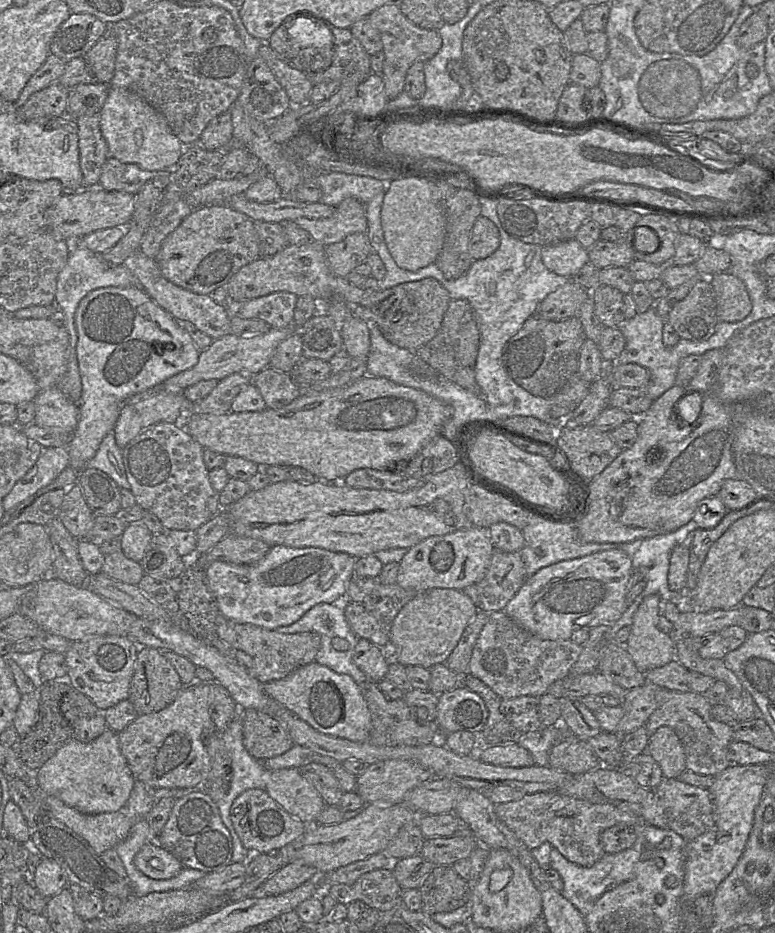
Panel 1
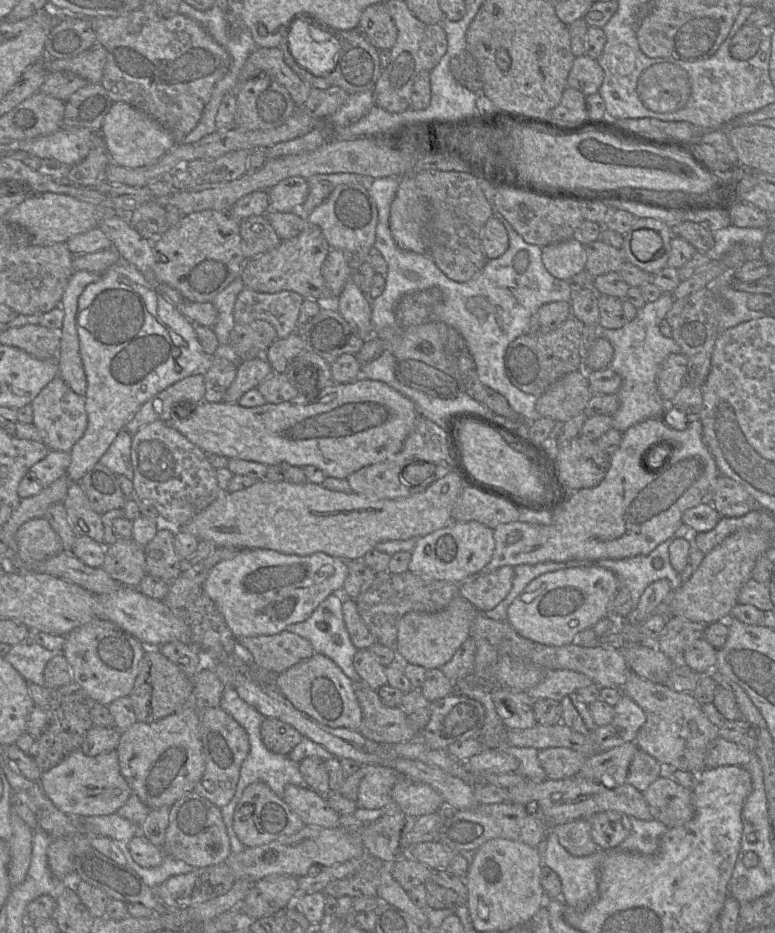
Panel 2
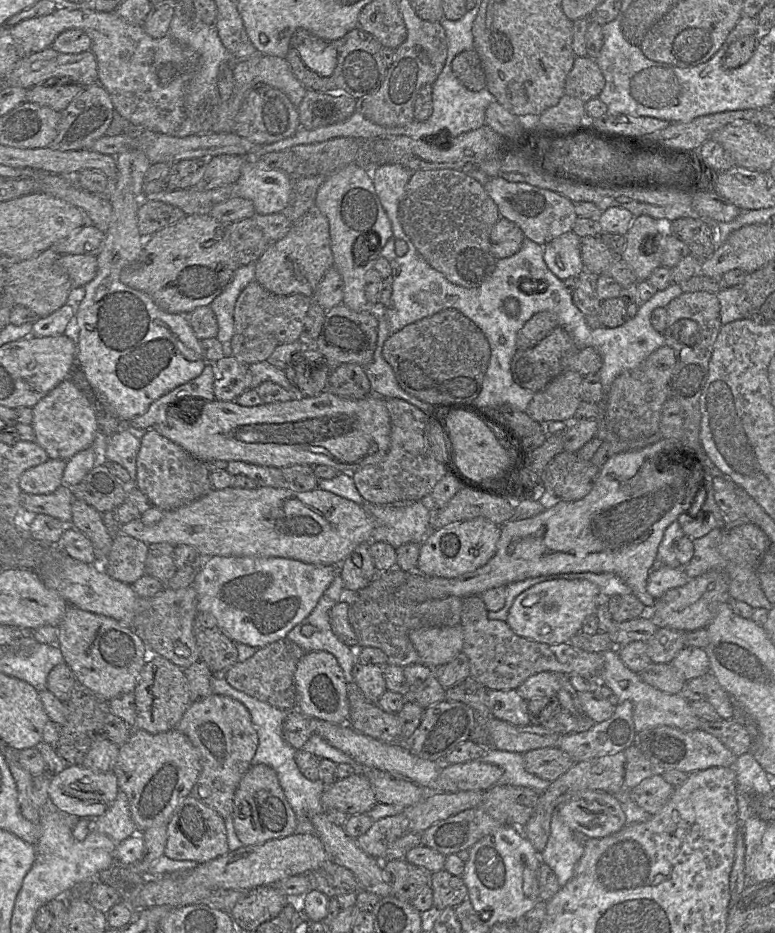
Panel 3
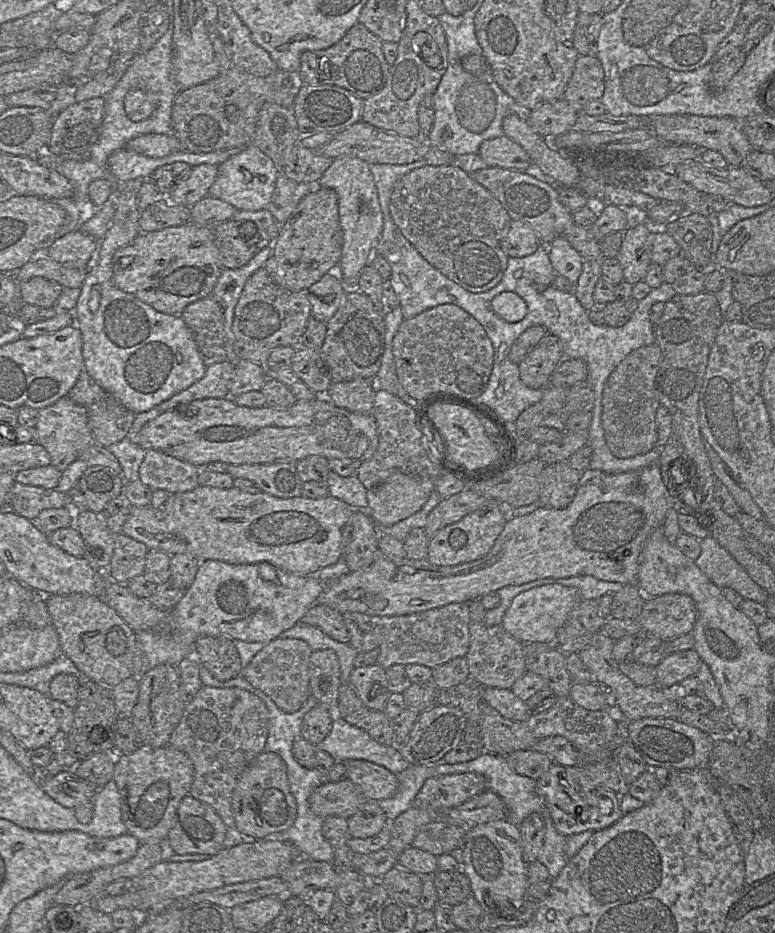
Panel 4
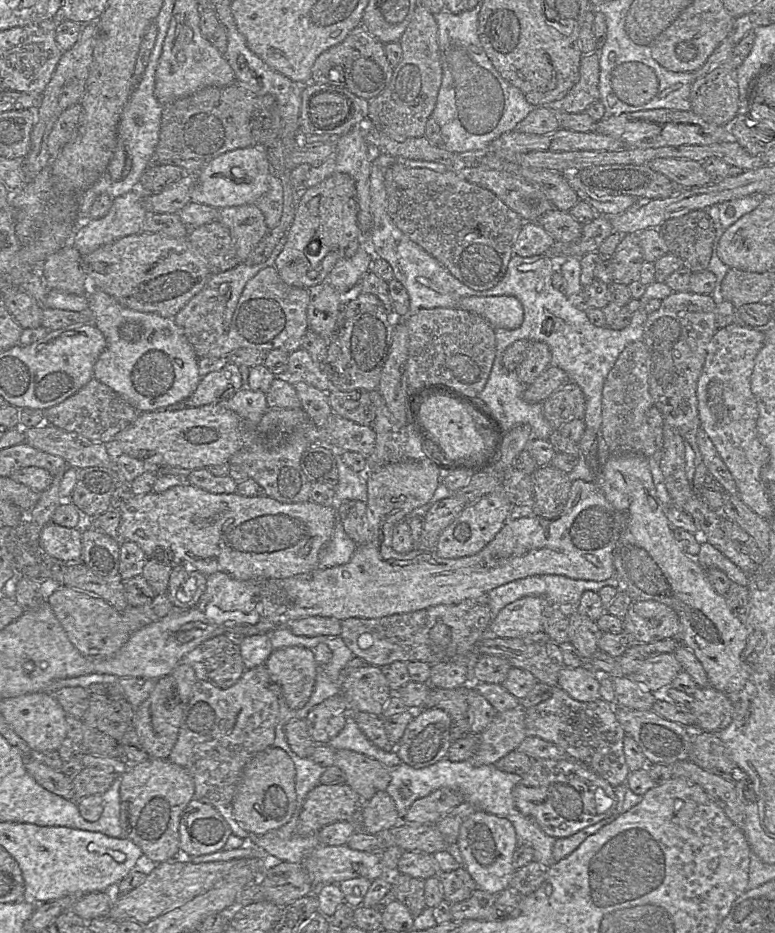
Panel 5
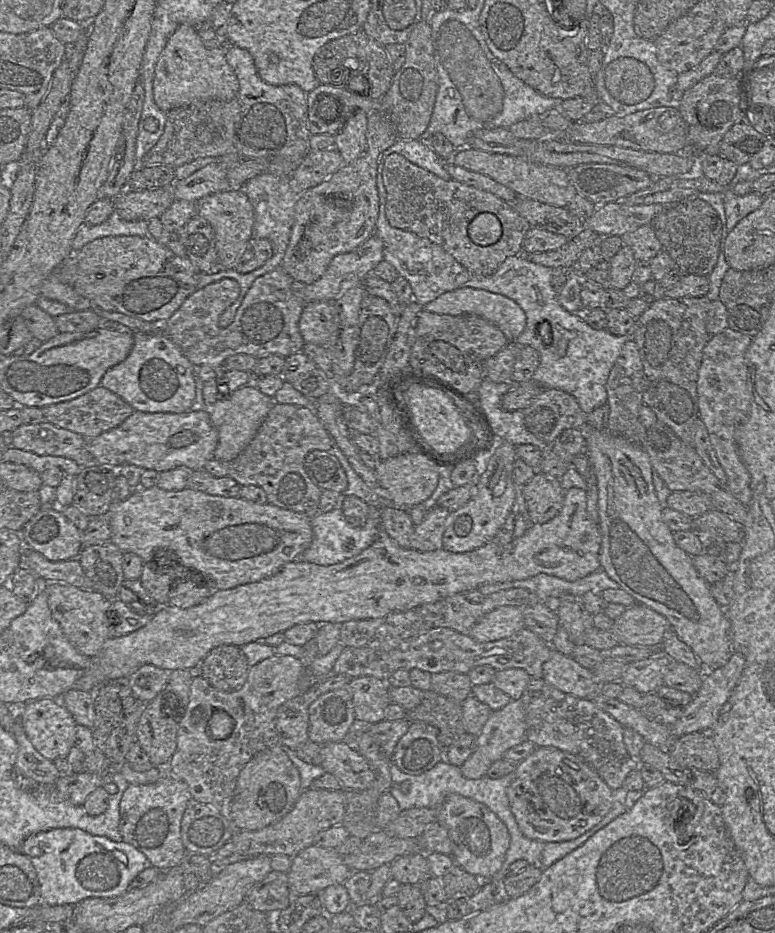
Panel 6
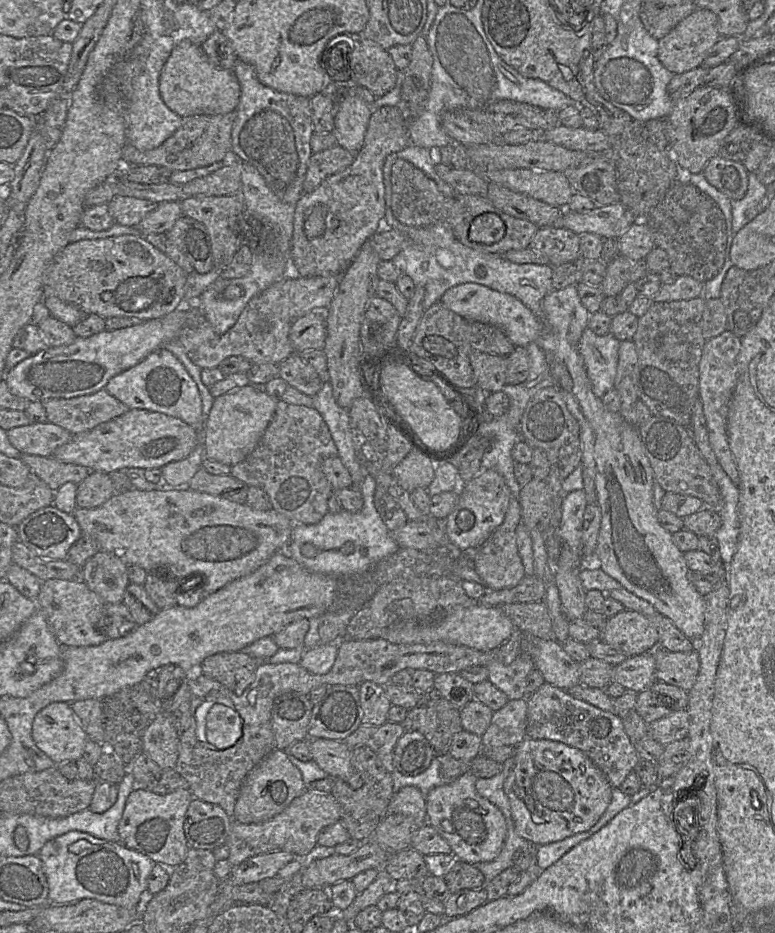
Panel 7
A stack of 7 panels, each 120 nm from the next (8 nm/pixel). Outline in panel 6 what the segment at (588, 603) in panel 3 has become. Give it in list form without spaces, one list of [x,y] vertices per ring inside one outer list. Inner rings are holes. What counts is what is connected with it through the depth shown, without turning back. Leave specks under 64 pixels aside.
[[[504,606],[480,619],[469,636],[480,642],[492,642],[508,638],[525,627],[524,607]]]

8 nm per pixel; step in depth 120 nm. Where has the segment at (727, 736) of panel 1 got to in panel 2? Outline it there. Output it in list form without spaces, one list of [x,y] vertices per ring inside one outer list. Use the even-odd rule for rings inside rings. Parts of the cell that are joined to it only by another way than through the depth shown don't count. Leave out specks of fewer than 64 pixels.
[[[632,671],[620,691],[634,700],[646,714],[646,722],[634,741],[639,749],[655,758],[666,771],[700,773],[707,769],[706,754],[711,741],[719,736],[719,727],[710,722],[702,705],[691,693],[676,692],[665,684],[644,679]]]

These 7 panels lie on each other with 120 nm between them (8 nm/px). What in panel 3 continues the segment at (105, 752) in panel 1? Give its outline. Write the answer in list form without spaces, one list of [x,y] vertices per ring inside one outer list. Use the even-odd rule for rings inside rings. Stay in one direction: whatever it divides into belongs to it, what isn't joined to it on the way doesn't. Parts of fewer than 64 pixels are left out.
[[[81,764],[68,765],[57,774],[51,774],[48,795],[59,811],[80,818],[95,819],[102,815],[114,802],[120,788],[113,771],[94,772]]]

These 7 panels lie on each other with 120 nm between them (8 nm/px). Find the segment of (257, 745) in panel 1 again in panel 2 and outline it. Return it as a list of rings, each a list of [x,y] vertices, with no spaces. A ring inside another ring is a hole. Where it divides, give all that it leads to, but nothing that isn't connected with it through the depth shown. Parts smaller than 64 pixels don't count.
[[[265,717],[260,729],[266,748],[277,754],[289,755],[303,736],[293,726],[276,718]]]

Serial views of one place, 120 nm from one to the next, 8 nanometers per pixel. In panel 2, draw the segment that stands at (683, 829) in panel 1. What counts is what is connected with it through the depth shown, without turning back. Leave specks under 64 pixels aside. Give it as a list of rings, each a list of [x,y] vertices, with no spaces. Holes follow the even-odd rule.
[[[667,771],[642,793],[653,819],[662,822],[668,829],[680,826],[694,817],[692,790],[678,784]]]

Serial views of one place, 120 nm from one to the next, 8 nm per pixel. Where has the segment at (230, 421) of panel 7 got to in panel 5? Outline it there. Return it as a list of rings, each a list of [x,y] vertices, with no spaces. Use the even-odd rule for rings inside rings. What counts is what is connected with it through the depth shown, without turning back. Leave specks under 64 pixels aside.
[[[242,387],[231,397],[218,403],[237,413],[245,421],[248,428],[256,428],[264,413],[268,410],[265,393],[253,391],[248,387]]]

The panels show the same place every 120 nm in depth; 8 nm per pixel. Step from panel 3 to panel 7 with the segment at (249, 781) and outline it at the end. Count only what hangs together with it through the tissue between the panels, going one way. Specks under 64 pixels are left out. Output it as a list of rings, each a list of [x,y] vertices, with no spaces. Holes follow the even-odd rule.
[[[274,749],[247,775],[234,806],[232,820],[243,823],[261,823],[281,813],[306,790],[302,774],[292,764],[284,750]]]

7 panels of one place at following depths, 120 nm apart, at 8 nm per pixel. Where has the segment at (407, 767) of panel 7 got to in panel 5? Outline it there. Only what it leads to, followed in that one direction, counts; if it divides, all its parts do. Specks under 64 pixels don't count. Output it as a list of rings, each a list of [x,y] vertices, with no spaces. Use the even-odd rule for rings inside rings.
[[[422,709],[408,724],[395,751],[402,763],[424,768],[447,757],[451,742],[451,718],[441,709]]]

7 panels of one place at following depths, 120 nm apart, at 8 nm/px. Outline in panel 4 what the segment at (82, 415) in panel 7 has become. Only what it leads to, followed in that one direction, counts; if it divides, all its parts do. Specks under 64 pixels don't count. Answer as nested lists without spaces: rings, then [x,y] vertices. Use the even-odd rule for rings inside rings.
[[[85,370],[67,396],[86,409],[95,443],[109,447],[128,434],[135,413],[97,384]]]

